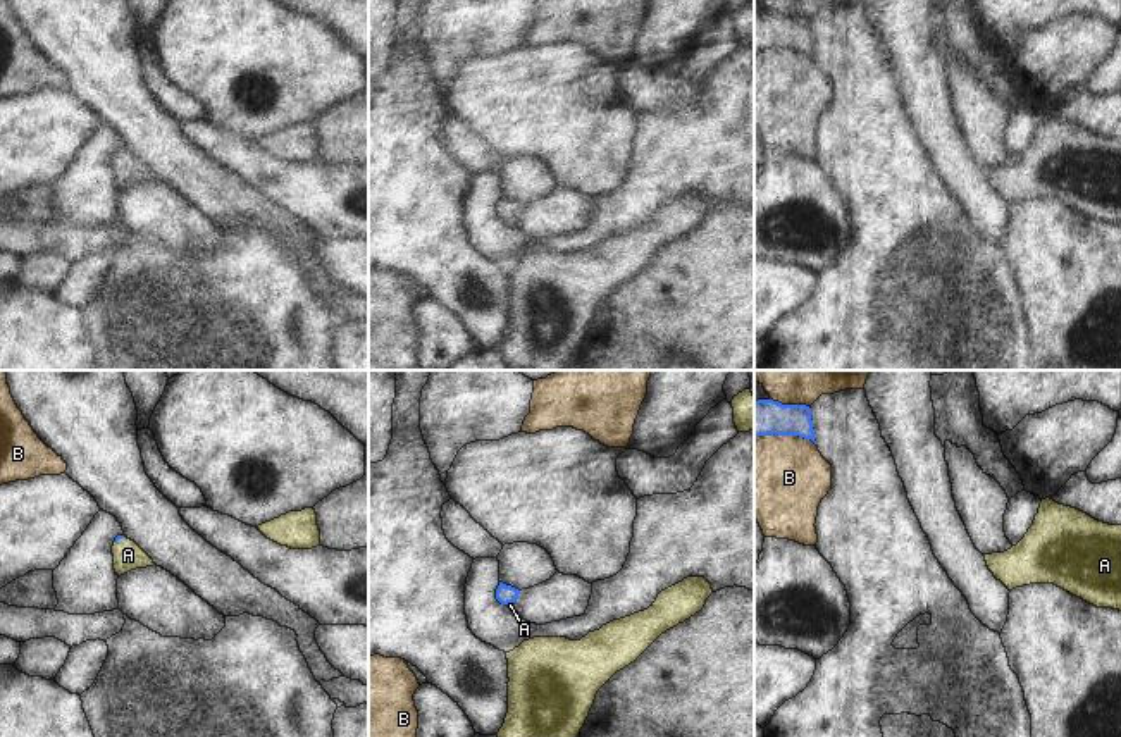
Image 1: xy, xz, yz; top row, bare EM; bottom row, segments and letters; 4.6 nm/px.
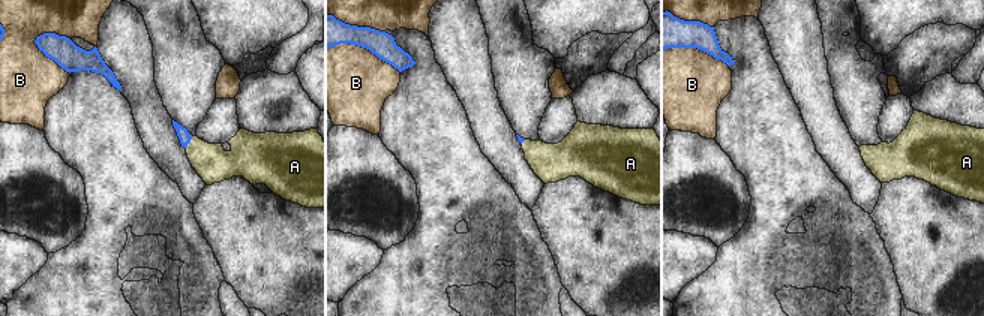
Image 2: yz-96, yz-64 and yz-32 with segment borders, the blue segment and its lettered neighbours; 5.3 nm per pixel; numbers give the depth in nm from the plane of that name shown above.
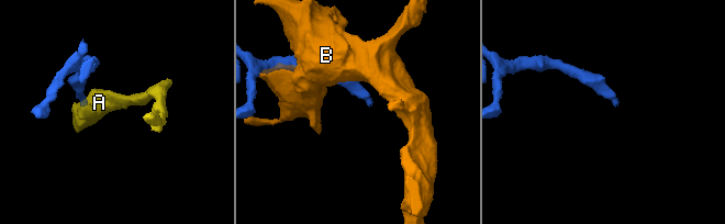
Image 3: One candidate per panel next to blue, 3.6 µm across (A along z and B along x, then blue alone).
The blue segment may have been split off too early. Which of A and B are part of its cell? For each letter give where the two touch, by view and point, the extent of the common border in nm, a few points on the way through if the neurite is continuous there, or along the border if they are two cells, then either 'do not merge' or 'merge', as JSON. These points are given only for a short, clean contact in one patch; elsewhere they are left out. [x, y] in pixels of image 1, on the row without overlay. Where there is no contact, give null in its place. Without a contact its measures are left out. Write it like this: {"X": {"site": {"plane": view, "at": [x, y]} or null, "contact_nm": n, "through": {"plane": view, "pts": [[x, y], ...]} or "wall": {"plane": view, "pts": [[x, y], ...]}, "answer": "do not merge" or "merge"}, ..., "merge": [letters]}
{"A": {"site": {"plane": "xy", "at": [119, 152]}, "contact_nm": 70, "through": {"plane": "xy", "pts": [[117, 152], [119, 152], [128, 169]]}, "answer": "merge"}, "B": {"site": {"plane": "yz", "at": [786, 49]}, "contact_nm": 300, "answer": "do not merge"}, "merge": ["A"]}

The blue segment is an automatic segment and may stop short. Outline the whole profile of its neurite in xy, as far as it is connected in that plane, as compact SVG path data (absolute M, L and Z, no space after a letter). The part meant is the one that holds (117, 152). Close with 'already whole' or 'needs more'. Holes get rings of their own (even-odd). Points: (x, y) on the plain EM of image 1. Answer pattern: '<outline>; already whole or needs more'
M117 150L112 160L114 184L121 191L136 183L153 181L153 174L126 150Z; needs more

